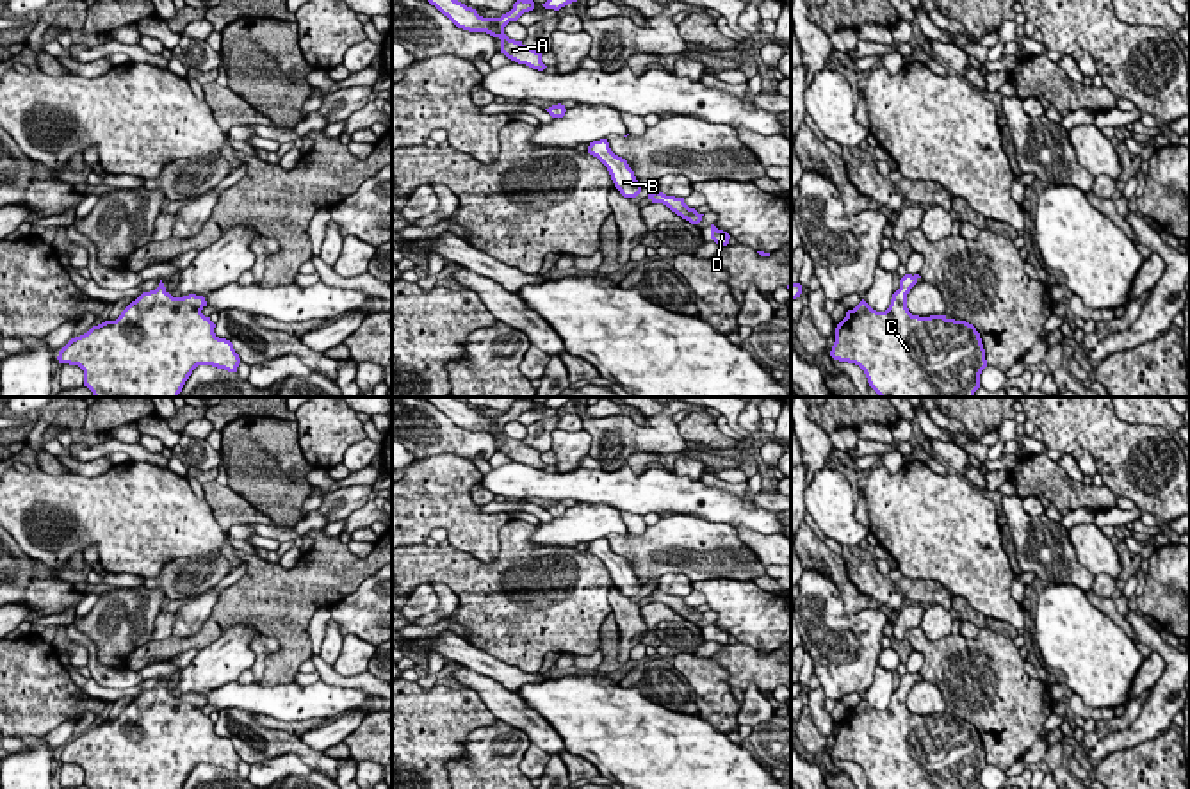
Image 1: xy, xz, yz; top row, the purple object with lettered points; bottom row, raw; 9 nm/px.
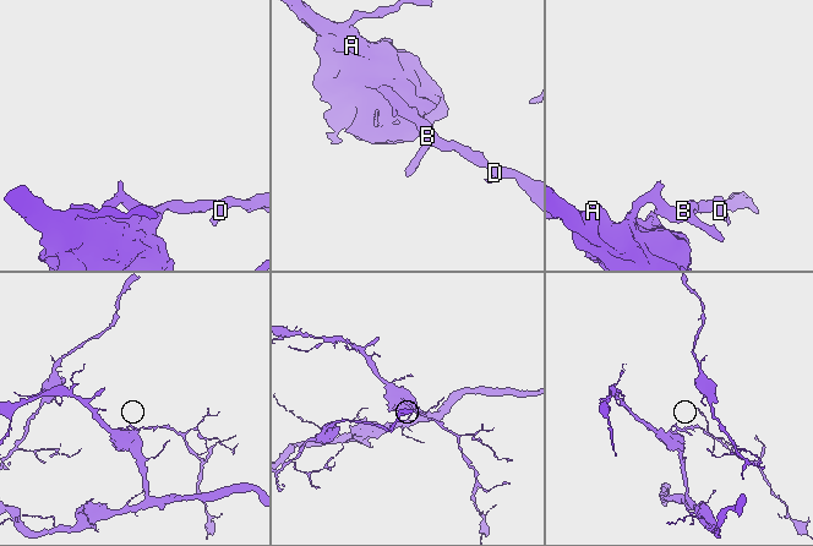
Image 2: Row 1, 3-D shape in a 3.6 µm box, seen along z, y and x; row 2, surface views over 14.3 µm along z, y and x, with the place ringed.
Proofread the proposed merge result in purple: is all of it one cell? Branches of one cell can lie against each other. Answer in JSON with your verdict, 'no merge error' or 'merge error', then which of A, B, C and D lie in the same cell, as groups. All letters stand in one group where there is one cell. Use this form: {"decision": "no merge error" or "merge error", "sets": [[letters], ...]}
{"decision": "no merge error", "sets": [["A", "B", "C", "D"]]}

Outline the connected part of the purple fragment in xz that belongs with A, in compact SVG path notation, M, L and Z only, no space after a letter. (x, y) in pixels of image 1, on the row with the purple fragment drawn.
M428 0L435 5L444 16L447 16L458 28L469 32L486 32L501 39L501 53L508 59L526 64L533 69L543 71L547 66L542 62L542 53L526 46L522 41L509 39L504 34L504 27L509 21L517 21L524 12L534 9L533 0L517 0L513 9L501 18L483 18L476 9L467 7L458 0Z

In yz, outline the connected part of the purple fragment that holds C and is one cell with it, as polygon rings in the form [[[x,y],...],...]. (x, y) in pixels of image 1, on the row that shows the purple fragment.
[[[905,274],[885,312],[873,310],[864,299],[848,310],[835,328],[830,356],[859,365],[880,397],[974,397],[987,367],[980,333],[973,324],[946,315],[912,315],[907,294],[919,278]]]

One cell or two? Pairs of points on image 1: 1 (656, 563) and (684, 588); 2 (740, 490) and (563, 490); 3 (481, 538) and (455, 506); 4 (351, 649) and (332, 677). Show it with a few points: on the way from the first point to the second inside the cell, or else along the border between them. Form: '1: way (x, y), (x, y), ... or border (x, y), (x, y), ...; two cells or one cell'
1: border (658, 577), (684, 574), (692, 581); two cells
2: border (699, 478), (706, 485), (763, 506); two cells
3: way (474, 531), (456, 513); one cell
4: border (332, 666), (344, 675), (366, 672); two cells

